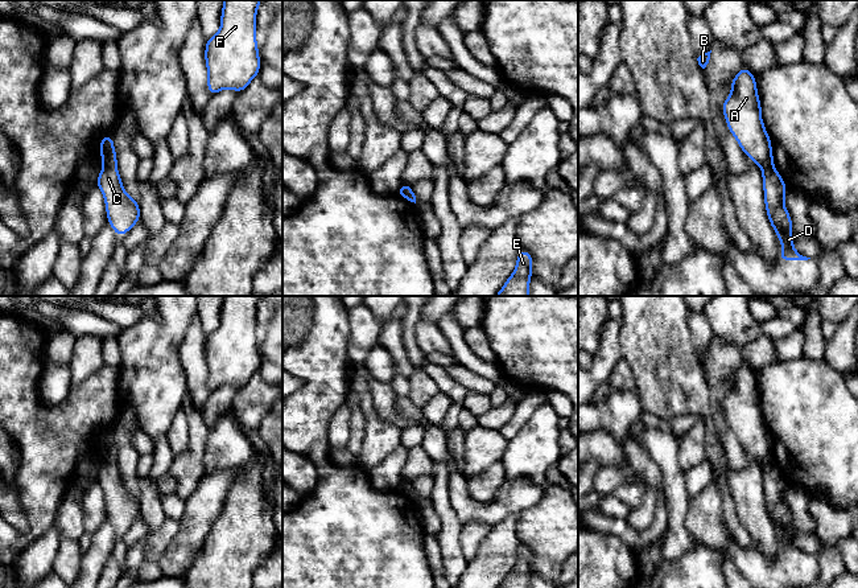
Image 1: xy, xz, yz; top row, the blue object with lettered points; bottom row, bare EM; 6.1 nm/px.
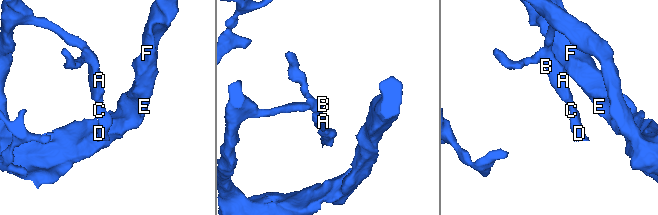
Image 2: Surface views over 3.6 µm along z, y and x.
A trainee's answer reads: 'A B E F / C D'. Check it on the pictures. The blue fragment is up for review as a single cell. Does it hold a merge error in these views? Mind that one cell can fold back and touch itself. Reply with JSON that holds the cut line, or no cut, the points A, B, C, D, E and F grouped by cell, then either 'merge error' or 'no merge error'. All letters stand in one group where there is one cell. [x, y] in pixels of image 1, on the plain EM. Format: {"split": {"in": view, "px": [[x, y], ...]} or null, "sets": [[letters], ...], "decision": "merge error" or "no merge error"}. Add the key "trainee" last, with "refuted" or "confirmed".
{"split": {"in": "xy", "px": [[103, 460], [115, 463]]}, "sets": [["A", "B", "E", "F"], ["C", "D"]], "decision": "merge error", "trainee": "confirmed"}

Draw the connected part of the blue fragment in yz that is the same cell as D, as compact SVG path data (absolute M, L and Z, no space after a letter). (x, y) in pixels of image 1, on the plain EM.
M768 462L762 465L764 501L768 517L779 533L783 542L779 558L783 556L808 556L810 554L800 551L793 542L791 526L792 514L784 503L787 481L776 464Z

